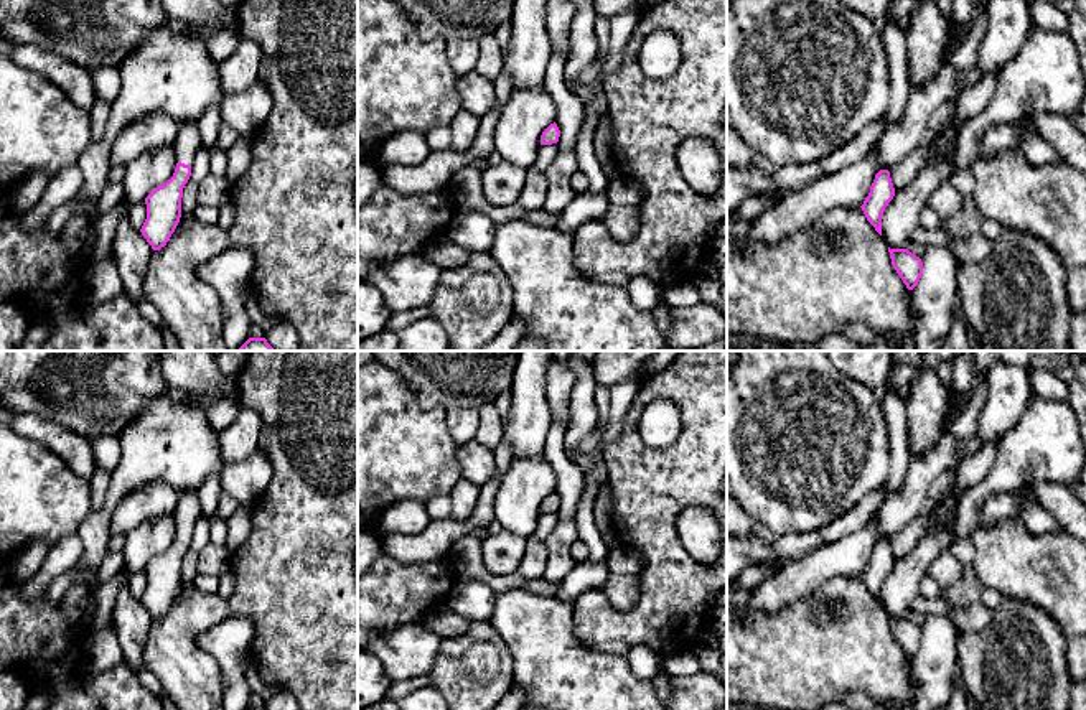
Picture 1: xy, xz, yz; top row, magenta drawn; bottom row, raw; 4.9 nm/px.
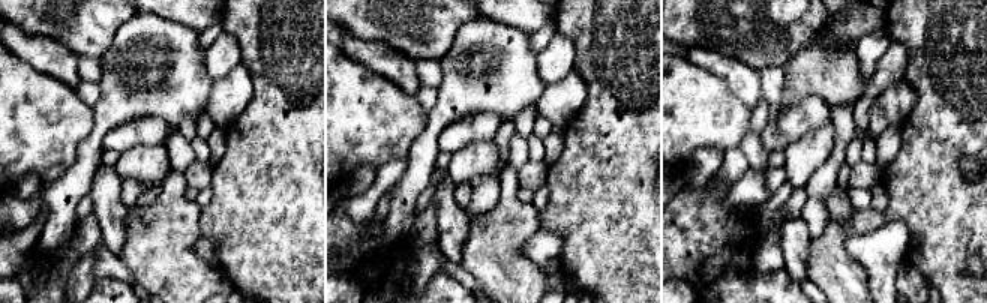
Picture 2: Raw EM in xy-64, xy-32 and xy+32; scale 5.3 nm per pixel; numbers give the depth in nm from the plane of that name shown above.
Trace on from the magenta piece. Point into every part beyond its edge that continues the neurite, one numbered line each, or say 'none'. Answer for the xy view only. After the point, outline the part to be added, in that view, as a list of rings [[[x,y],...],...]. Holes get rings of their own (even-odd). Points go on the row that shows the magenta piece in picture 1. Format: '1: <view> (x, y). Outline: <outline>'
1: xy (188, 142). Outline: [[[196,122],[178,124],[180,132],[175,140],[176,161],[191,165],[196,152],[201,148],[201,138]]]

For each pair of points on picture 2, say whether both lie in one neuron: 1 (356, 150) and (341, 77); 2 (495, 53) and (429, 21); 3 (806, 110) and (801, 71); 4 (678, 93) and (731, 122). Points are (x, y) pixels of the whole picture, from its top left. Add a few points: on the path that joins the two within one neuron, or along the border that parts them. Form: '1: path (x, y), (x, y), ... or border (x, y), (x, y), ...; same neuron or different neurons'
1: path (356, 132), (341, 114), (341, 95); same neuron
2: border (480, 15), (458, 30), (450, 48), (438, 60); different neurons
3: border (828, 104), (813, 95), (804, 95), (780, 113); different neurons
4: path (692, 107), (717, 119); same neuron

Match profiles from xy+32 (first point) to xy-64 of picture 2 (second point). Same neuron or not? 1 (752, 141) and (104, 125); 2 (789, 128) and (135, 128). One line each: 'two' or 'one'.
1: one
2: one

